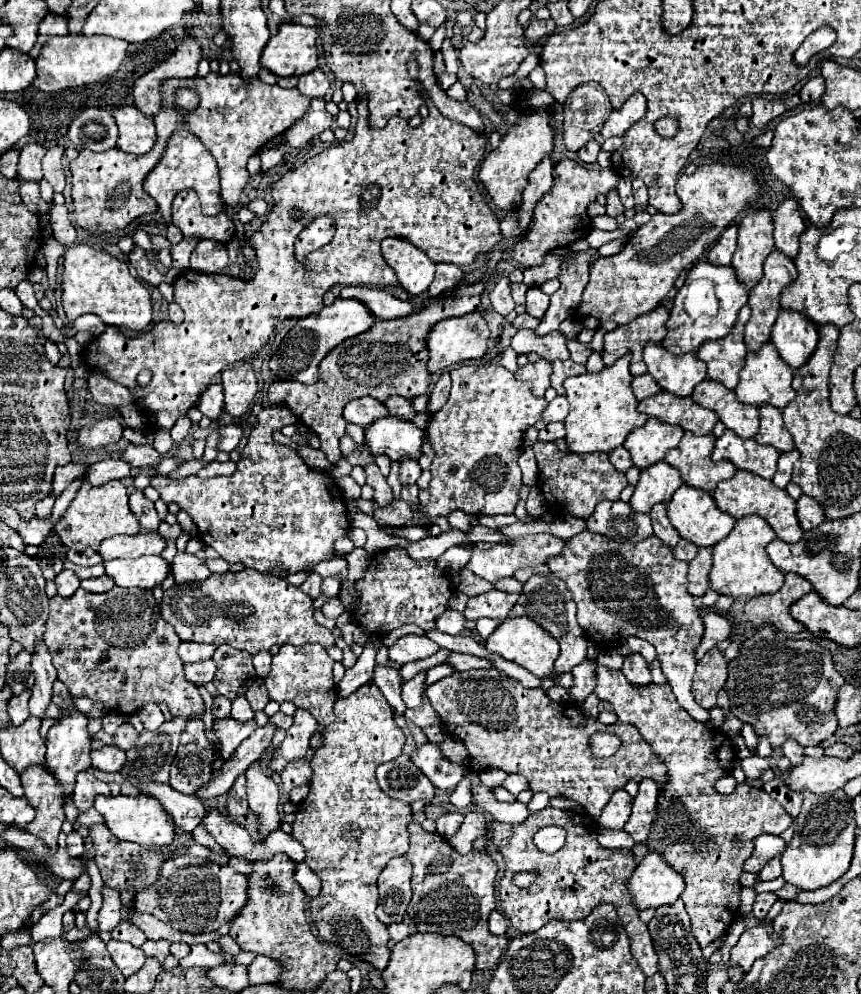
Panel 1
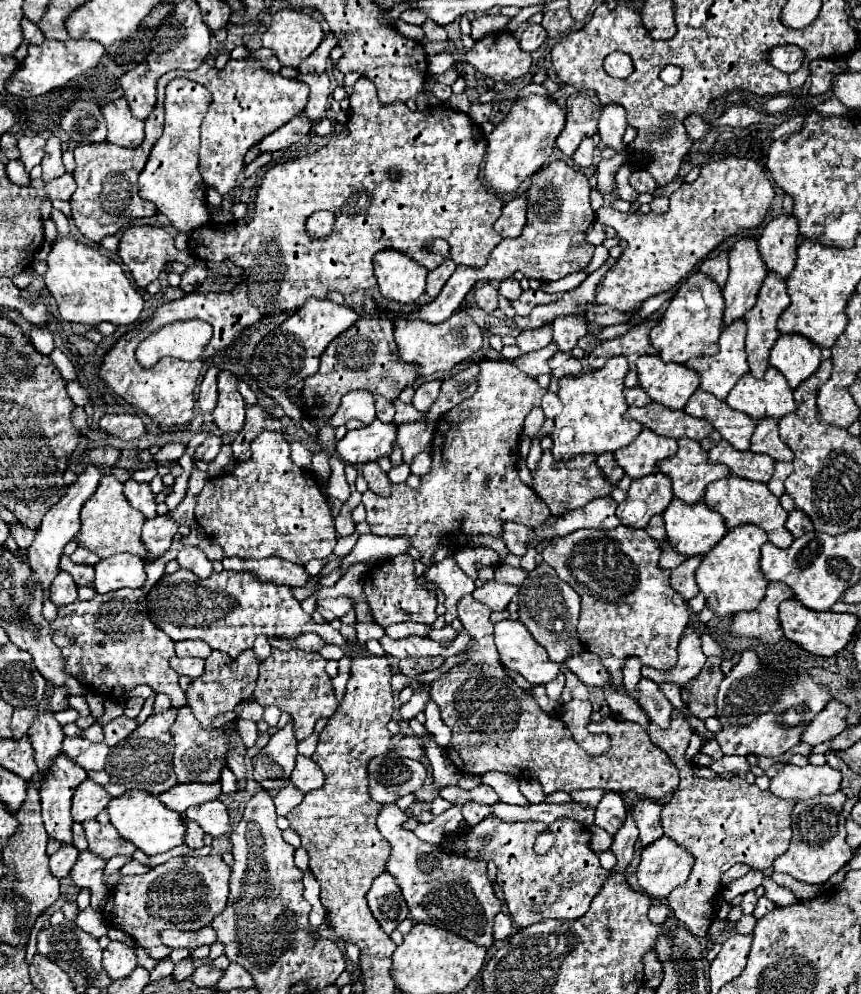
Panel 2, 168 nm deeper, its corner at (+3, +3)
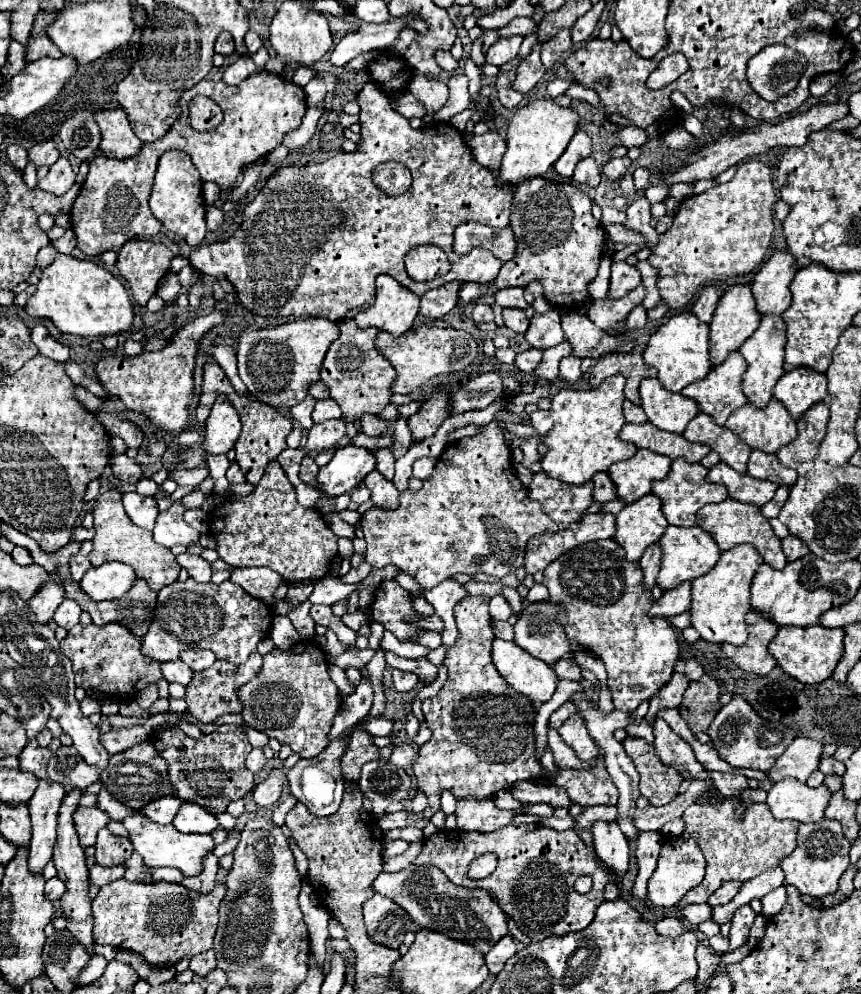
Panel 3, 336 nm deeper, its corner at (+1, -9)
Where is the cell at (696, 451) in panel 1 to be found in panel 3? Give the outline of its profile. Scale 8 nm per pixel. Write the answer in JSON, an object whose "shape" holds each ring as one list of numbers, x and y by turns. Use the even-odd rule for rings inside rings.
{"shape":[[674,459,670,473,666,479,660,479,652,483,652,493,660,499,662,503,662,513,670,525,678,527,694,527,696,525,696,511,708,503,720,503,728,499,728,491,720,485,712,485,706,481,708,469,702,467,700,463,686,463,684,459]]}

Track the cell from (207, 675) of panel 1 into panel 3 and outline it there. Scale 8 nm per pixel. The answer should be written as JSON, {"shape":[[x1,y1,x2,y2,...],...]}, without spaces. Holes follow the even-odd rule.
{"shape":[[180,659,172,661,172,663,164,663,160,669,162,669,162,675,168,683,176,681,176,683,188,685,192,681,192,669,188,669]]}

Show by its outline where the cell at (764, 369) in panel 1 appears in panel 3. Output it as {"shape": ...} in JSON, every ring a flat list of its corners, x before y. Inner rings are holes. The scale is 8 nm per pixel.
{"shape":[[772,399,766,409,756,409,752,403,746,403,728,417,726,427,748,447,766,453,776,453,796,439,796,421,778,399]]}

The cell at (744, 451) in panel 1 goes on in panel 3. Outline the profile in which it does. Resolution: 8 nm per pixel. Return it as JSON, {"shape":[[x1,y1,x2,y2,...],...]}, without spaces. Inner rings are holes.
{"shape":[[722,461,708,471,708,481,724,485,728,489,728,497,732,497,740,503,756,505,756,507,762,507,764,503,768,503,778,489,778,487,774,487,774,483,762,481,762,479,752,479,746,473,738,473]]}

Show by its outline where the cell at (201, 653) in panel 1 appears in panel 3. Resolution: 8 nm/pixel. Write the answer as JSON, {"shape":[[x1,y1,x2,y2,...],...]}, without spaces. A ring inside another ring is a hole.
{"shape":[[188,649,188,651,182,651,182,653,180,653,180,659,182,659,192,671,204,671,204,669,208,669,208,667,216,661,214,653,208,651,208,649,200,649,200,651]]}

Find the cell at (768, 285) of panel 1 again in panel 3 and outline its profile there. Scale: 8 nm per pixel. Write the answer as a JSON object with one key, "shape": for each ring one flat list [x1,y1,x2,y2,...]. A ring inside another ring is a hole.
{"shape":[[764,315,760,321,760,327,754,331,754,335,740,347,740,353,748,363,748,369,742,375,742,391,748,397,748,401,758,409,764,409,770,403,772,389,778,383,780,375,784,375,784,369,782,369,784,343,786,343,784,319,778,315]]}

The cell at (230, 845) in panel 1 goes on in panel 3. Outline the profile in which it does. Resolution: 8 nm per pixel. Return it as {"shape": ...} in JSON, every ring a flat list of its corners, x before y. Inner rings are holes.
{"shape":[[184,803,176,813,176,819,172,821,172,825,180,833,212,833,218,827,218,821,202,807,194,803]]}

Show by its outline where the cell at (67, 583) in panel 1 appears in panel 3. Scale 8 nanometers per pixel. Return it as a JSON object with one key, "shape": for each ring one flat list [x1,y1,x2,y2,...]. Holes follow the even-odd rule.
{"shape":[[64,599,62,605,54,613,54,621,56,621,56,625,64,627,66,631,70,631,74,625,78,625,80,613,82,613,82,609,80,609,80,605,76,601]]}

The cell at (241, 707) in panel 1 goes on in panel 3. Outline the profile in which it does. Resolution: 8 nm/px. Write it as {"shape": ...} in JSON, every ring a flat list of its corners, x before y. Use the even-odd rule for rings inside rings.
{"shape":[[252,749,250,755,246,757,246,767,248,767,254,775,258,775,258,773,266,767,266,763,268,763,268,761,266,761,262,749]]}

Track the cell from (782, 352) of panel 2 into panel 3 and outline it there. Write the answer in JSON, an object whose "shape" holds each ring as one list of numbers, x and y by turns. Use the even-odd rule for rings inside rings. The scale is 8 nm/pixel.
{"shape":[[798,367,784,373,774,387,774,397,788,409,794,421,798,421,814,403,822,403,828,397,826,375,806,367]]}

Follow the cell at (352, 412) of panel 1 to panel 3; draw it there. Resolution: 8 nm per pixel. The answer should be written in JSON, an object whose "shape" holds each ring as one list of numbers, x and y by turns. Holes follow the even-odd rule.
{"shape":[[324,421,324,423,314,423,312,429,310,429,310,435,308,435,308,443,306,447,310,451,324,451,324,449,330,449,334,447,342,435,346,433,346,427,344,427,344,421]]}

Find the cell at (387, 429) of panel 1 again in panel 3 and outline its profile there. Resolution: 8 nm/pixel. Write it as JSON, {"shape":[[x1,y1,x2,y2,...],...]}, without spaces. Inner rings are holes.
{"shape":[[356,445,340,447,336,449,332,461,320,467,316,475,316,485,320,485,320,489,326,495,338,497,358,487,364,481,364,477,370,471,374,471,374,465,376,459,372,451]]}

